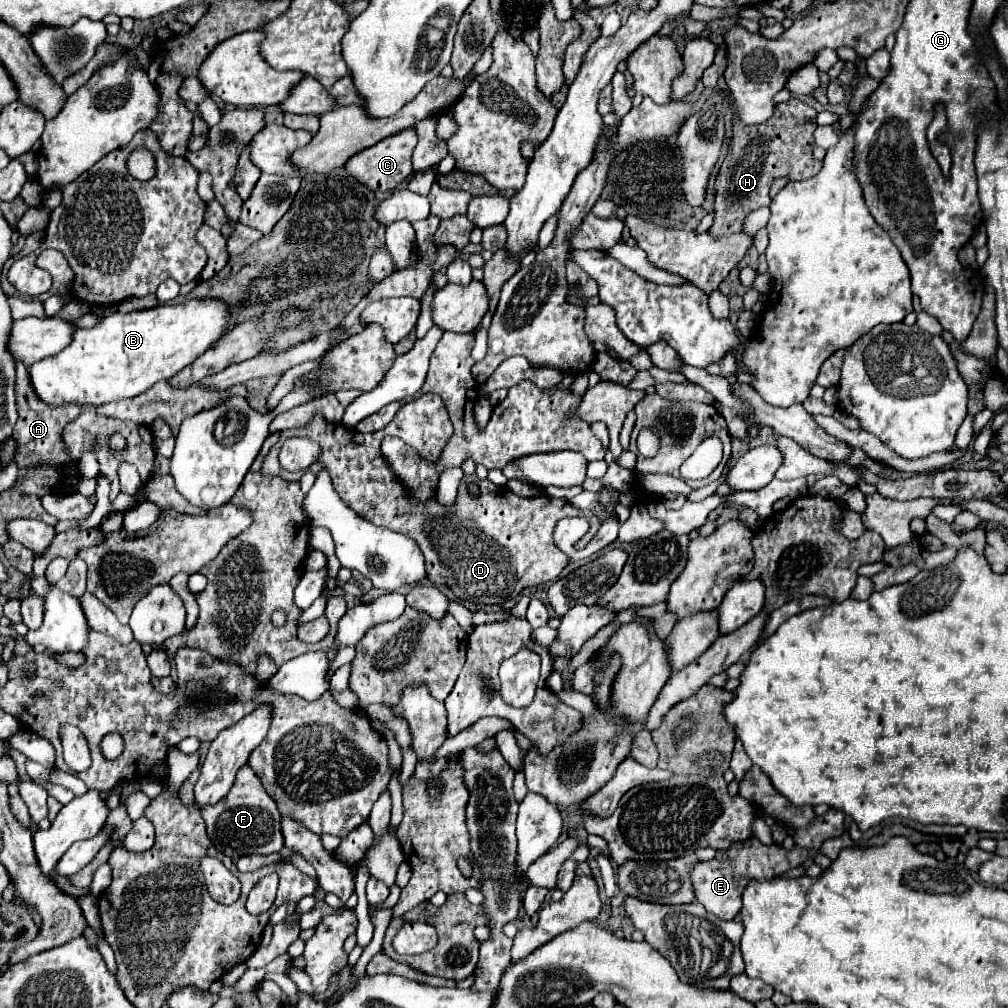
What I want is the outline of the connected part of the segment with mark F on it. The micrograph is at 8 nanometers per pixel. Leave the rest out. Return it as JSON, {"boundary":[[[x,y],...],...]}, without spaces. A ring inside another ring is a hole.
{"boundary":[[[248,765],[238,771],[232,791],[220,803],[216,803],[216,807],[204,807],[200,811],[202,819],[206,821],[206,833],[214,847],[228,857],[236,859],[242,855],[270,855],[284,847],[278,807]]]}

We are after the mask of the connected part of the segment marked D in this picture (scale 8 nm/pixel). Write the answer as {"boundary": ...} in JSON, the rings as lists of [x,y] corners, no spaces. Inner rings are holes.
{"boundary":[[[314,415],[312,421],[300,429],[300,433],[322,445],[322,459],[314,467],[310,467],[310,471],[314,475],[318,475],[318,471],[326,469],[330,473],[334,489],[338,491],[342,501],[352,511],[356,511],[362,519],[414,539],[418,543],[418,547],[424,551],[430,583],[432,585],[446,585],[456,595],[458,601],[470,601],[470,603],[478,603],[478,605],[480,603],[482,605],[498,605],[498,603],[502,605],[506,601],[518,599],[520,591],[524,587],[542,585],[542,583],[556,579],[562,573],[564,565],[568,563],[568,557],[552,541],[554,527],[562,517],[580,515],[590,521],[590,531],[584,535],[584,539],[580,543],[575,545],[577,549],[584,548],[598,531],[598,519],[590,511],[582,511],[582,509],[572,507],[566,499],[554,499],[548,495],[522,499],[522,497],[514,495],[508,487],[496,487],[488,479],[478,481],[474,475],[462,477],[456,503],[450,507],[440,505],[436,499],[430,499],[422,505],[410,503],[410,491],[398,481],[398,477],[394,475],[394,471],[390,469],[388,461],[384,459],[384,455],[380,451],[380,433],[366,433],[366,435],[360,433],[360,439],[358,439],[356,431],[344,427],[342,423],[340,423],[340,427],[336,423],[328,423],[322,415]],[[468,481],[476,481],[482,487],[480,497],[476,497],[476,499],[470,497],[470,493],[466,491]]]}

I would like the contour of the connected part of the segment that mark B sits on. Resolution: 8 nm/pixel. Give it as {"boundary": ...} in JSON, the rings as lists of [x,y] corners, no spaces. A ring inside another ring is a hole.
{"boundary":[[[192,299],[192,301],[186,301],[186,303],[180,303],[180,305],[158,305],[154,309],[144,309],[144,311],[134,311],[134,313],[112,313],[112,315],[106,315],[102,317],[92,329],[78,329],[74,335],[72,335],[72,341],[66,349],[62,349],[60,353],[52,355],[52,357],[46,357],[34,365],[30,365],[30,383],[32,383],[32,389],[34,393],[38,395],[38,399],[42,399],[46,405],[50,407],[58,407],[58,405],[66,405],[66,403],[76,403],[80,407],[84,405],[104,405],[104,403],[110,403],[110,401],[116,401],[116,399],[130,399],[134,395],[140,395],[144,393],[148,387],[152,387],[154,383],[162,381],[162,379],[170,379],[172,375],[176,375],[180,369],[184,369],[188,363],[192,363],[192,359],[196,359],[196,355],[200,355],[200,351],[212,347],[212,343],[216,343],[216,339],[220,339],[220,335],[224,335],[226,327],[228,327],[228,319],[226,315],[230,315],[230,307],[224,307],[224,303],[216,303],[214,299]]]}

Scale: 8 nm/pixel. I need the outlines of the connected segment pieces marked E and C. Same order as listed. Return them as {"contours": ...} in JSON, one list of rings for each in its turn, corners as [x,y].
{"contours":[[[[750,837],[744,843],[736,843],[728,851],[718,851],[714,861],[698,863],[692,871],[692,881],[696,887],[696,901],[720,919],[734,919],[742,909],[742,891],[750,881],[766,881],[792,869],[790,851],[782,845],[762,845],[758,839]]],[[[404,129],[398,135],[390,135],[388,139],[382,139],[380,143],[372,145],[370,149],[356,154],[348,160],[344,165],[344,169],[364,187],[368,187],[370,191],[394,191],[404,179],[408,179],[408,175],[412,173],[412,151],[416,147],[416,131]]]]}

